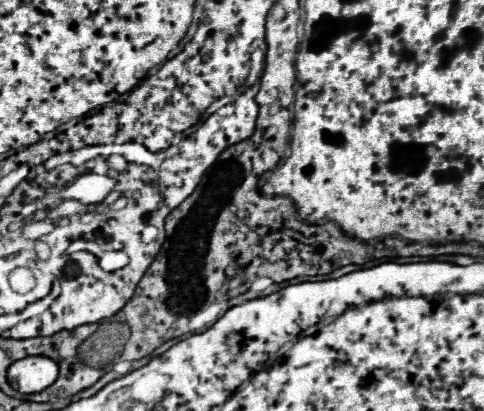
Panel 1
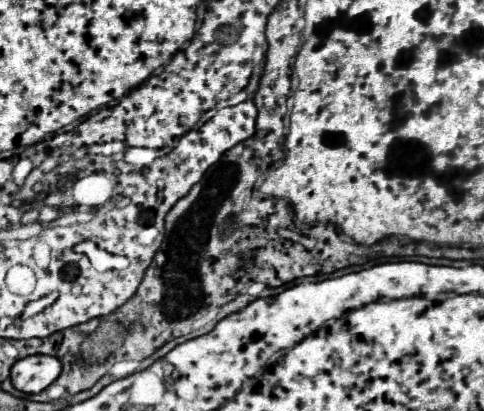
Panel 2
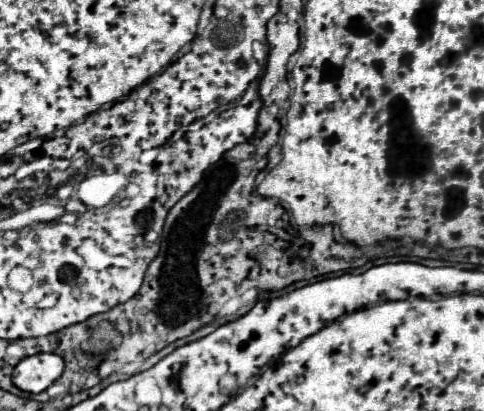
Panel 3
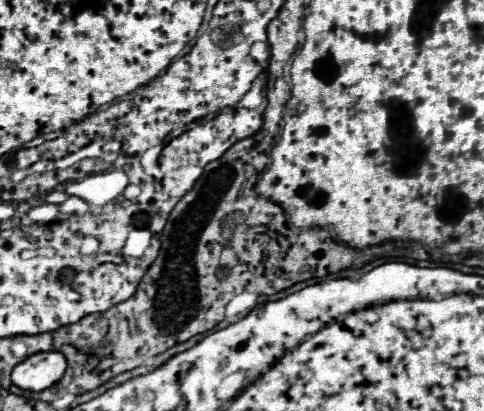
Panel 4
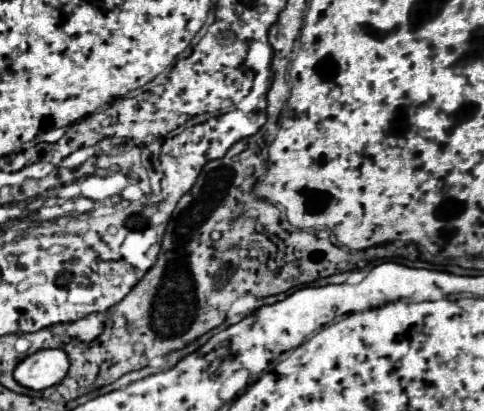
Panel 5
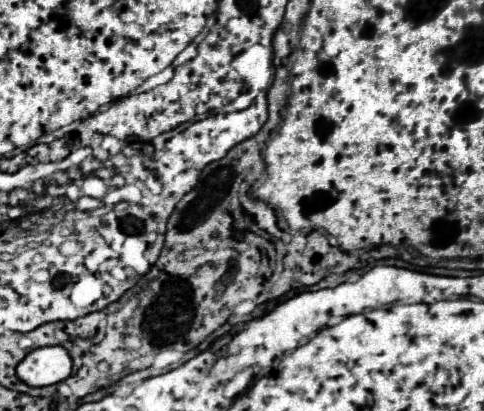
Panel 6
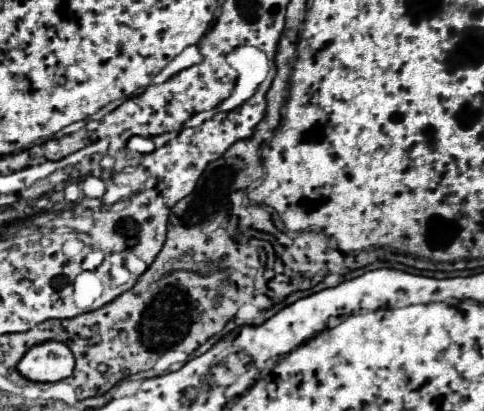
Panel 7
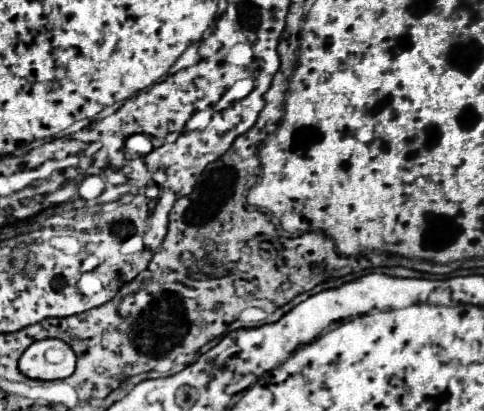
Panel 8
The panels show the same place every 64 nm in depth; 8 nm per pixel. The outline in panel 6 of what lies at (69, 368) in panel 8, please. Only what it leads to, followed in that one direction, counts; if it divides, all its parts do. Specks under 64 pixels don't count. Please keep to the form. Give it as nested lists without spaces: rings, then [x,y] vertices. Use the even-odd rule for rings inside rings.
[[[52,346],[52,348],[36,348],[16,366],[16,376],[32,386],[44,388],[66,380],[72,372],[72,358],[68,356],[66,348]]]

